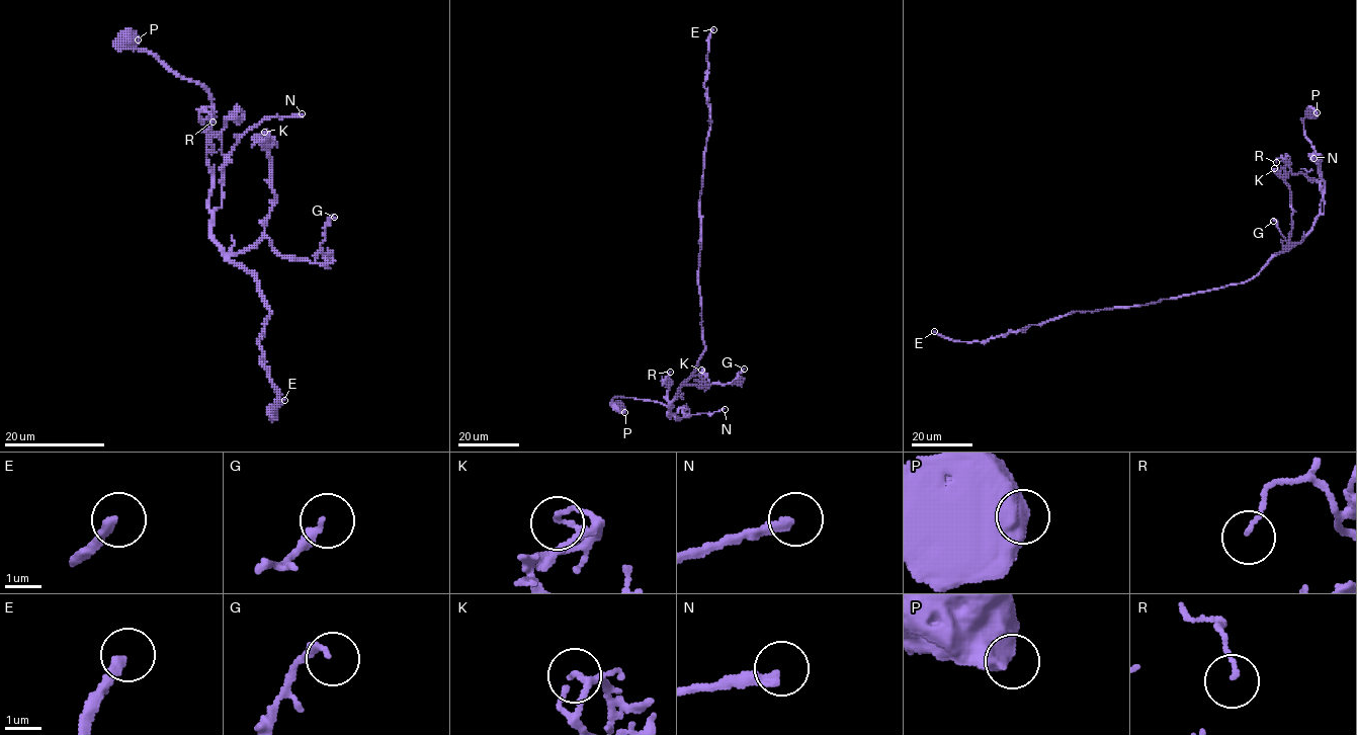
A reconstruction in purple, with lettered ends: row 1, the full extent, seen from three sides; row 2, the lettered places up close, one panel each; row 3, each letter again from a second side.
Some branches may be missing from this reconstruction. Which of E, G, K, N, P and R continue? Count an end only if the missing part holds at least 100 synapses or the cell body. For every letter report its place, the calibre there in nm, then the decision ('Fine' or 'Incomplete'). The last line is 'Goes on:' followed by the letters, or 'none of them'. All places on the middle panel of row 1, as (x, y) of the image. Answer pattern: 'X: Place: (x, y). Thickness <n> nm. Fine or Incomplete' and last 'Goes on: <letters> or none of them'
E: Place: (713, 29). Thickness 240 nm. Incomplete
G: Place: (744, 369). Thickness 220 nm. Fine
K: Place: (701, 370). Thickness 110 nm. Fine
N: Place: (725, 409). Thickness 260 nm. Fine
P: Place: (624, 412). Thickness 850 nm. Fine
R: Place: (670, 372). Thickness 110 nm. Fine
Goes on: E

